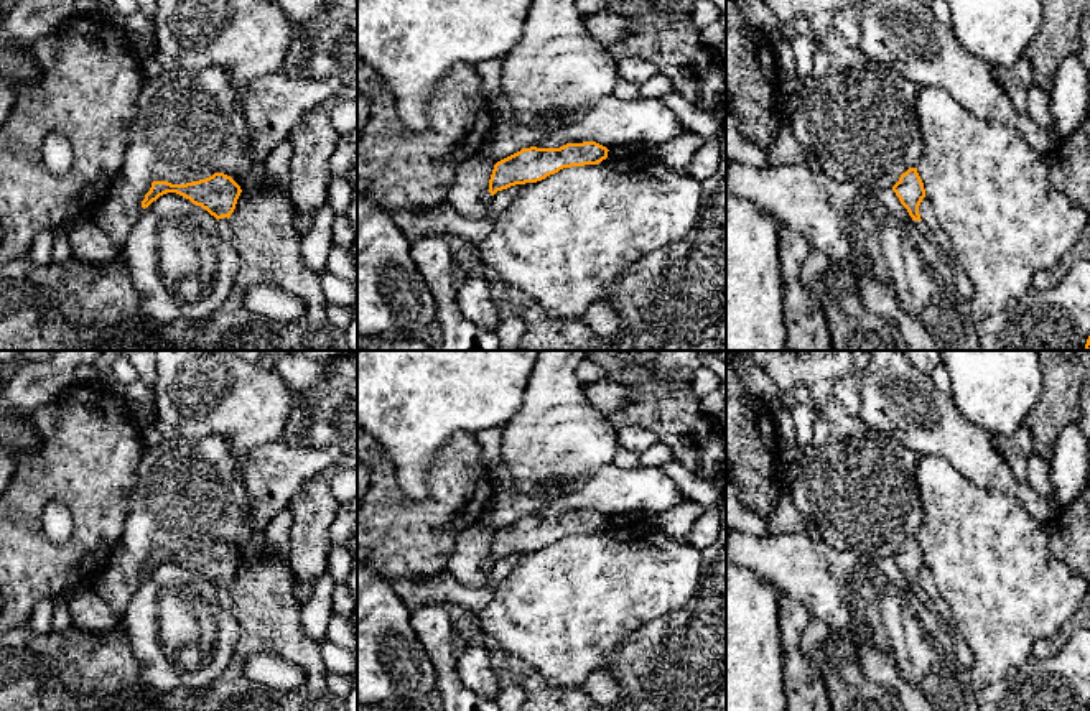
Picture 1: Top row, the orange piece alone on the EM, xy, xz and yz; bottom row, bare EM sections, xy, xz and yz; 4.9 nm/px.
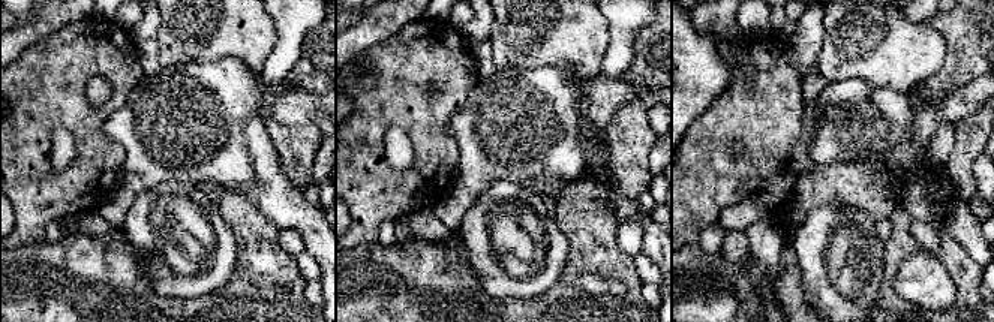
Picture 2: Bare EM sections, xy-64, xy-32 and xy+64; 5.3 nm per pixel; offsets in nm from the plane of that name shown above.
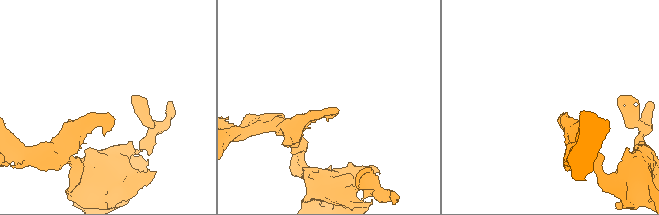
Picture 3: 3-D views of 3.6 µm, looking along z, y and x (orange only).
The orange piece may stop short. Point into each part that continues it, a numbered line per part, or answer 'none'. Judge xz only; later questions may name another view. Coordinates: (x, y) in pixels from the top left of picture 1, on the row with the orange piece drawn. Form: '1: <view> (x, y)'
none

